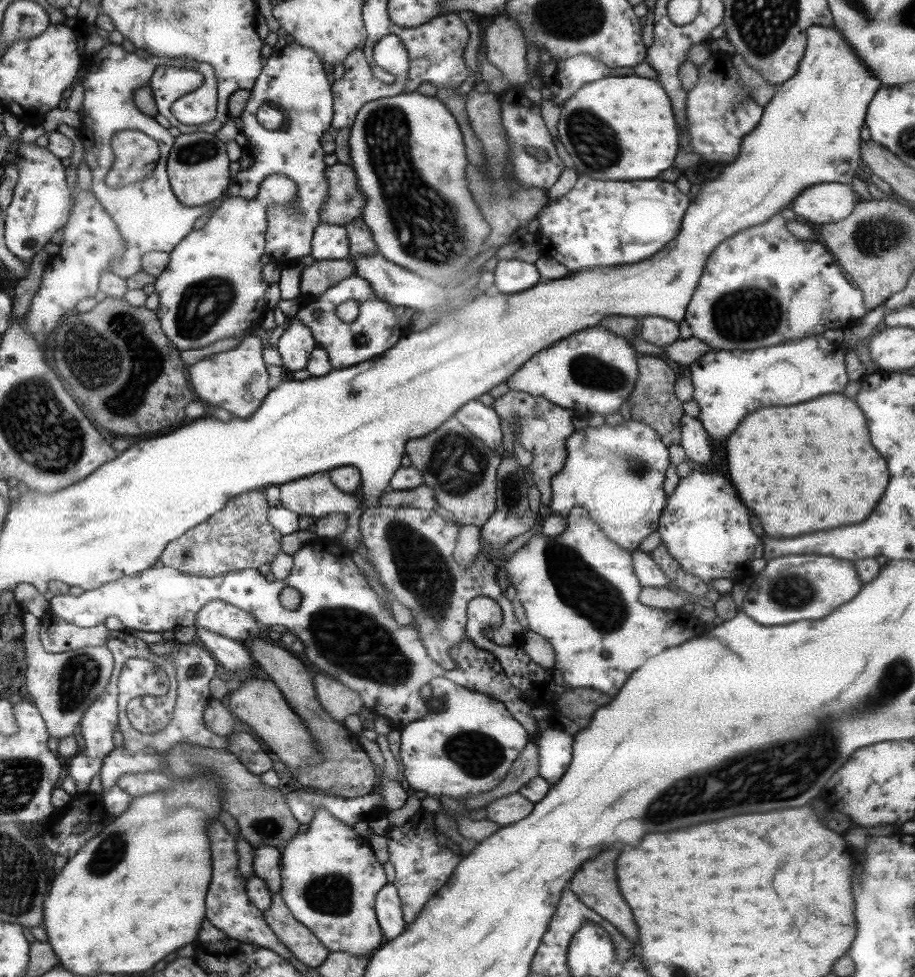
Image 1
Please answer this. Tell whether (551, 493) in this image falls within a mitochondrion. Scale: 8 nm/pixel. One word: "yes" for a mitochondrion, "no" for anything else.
no

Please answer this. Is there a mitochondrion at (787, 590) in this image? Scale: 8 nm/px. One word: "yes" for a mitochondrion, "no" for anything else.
yes

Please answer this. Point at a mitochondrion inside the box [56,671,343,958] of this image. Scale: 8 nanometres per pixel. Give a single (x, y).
(109, 854)

